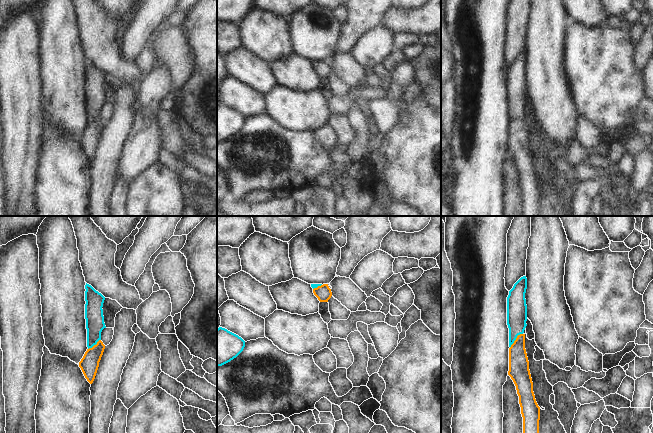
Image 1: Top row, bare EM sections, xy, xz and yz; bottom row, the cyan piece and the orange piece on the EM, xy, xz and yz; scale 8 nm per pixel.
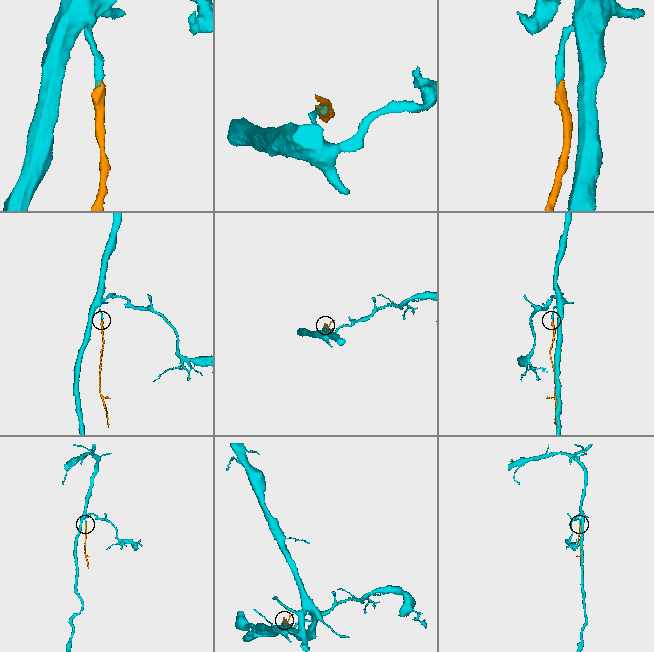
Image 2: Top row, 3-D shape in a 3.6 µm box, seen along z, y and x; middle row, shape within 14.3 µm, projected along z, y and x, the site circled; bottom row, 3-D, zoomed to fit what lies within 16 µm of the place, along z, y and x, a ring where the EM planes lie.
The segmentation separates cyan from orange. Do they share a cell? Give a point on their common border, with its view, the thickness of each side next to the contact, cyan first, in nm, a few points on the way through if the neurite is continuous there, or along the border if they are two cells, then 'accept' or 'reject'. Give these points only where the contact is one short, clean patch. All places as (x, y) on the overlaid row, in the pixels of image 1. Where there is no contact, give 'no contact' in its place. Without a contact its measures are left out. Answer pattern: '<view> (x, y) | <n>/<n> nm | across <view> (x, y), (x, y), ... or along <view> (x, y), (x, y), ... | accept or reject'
yz (515, 339) | 160/160 nm | across yz (516, 308), (515, 339), (518, 361) | accept

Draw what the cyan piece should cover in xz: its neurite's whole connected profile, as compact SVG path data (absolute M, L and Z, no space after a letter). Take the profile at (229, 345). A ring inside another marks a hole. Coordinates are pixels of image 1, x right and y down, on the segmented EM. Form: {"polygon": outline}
{"polygon": "M225 328L217 329L217 367L236 358L244 349L245 341Z"}

